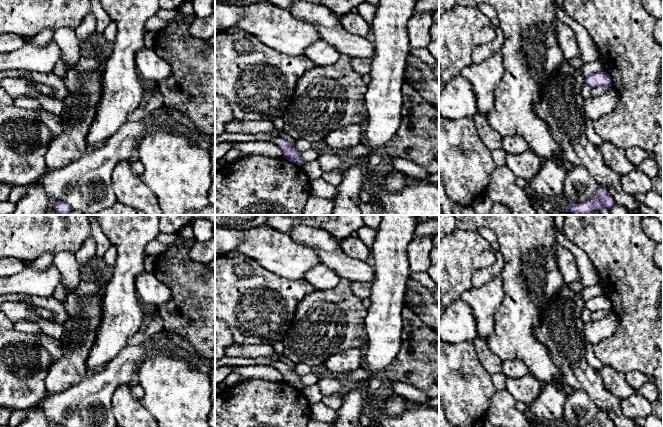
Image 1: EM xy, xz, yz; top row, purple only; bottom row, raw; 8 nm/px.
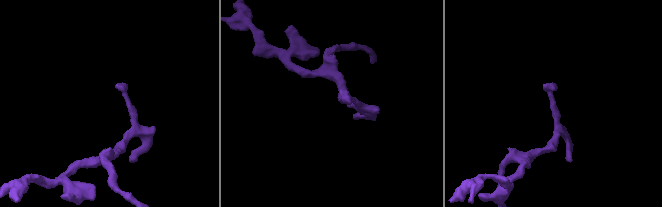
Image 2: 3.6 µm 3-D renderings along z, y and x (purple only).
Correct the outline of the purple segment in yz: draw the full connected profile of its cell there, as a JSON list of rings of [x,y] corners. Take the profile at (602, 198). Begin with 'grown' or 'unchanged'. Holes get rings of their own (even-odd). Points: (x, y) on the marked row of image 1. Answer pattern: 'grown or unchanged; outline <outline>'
unchanged; outline [[[599,186],[596,193],[587,201],[580,204],[569,204],[563,212],[585,214],[594,210],[599,211],[605,207],[610,209],[614,205],[614,200],[605,187]]]

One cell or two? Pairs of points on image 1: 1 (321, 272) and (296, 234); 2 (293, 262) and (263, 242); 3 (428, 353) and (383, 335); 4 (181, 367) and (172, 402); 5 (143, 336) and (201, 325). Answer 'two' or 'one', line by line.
1: two
2: one
3: two
4: one
5: two

